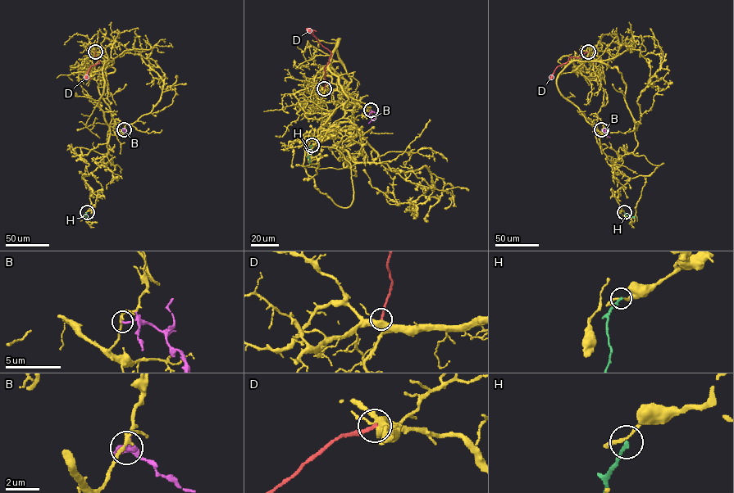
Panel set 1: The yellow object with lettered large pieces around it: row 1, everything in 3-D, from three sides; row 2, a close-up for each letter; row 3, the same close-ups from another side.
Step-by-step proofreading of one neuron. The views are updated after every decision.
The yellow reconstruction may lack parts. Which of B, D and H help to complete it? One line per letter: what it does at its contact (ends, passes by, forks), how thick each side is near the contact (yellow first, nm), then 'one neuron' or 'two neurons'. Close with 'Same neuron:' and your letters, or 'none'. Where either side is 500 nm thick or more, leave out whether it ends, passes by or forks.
B: it ends | 180/220 nm | two neurons
D: it ends | 440/220 nm | two neurons
H: it ends | 180/190 nm | two neurons
Same neuron: none

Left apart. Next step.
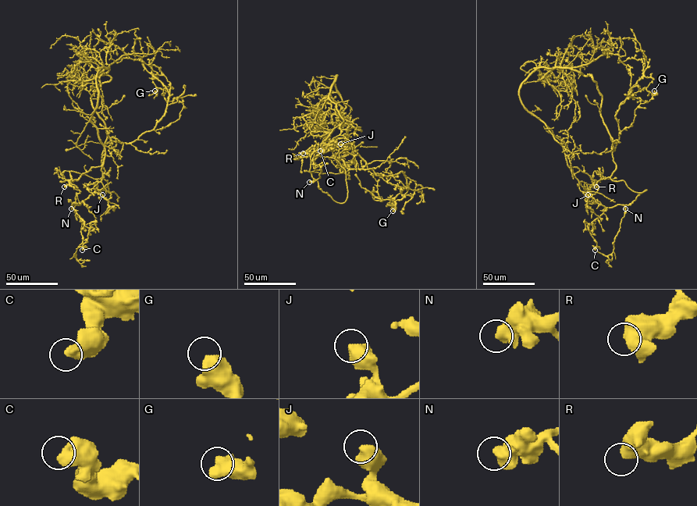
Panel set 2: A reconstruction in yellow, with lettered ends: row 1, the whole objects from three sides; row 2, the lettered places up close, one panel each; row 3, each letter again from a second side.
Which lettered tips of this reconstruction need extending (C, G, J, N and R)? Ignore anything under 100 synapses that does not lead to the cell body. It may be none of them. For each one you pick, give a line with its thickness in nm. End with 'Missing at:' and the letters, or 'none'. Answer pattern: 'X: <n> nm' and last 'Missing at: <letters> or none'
Missing at: none

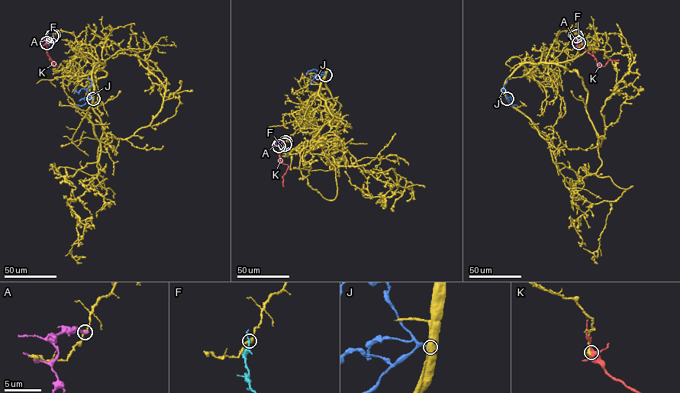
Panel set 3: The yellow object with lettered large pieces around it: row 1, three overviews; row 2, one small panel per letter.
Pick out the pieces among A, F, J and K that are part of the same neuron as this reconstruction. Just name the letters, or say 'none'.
none

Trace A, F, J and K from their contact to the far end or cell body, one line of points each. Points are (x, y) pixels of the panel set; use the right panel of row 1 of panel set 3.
A: (575, 35), (578, 41), (575, 47)
F: (576, 36), (588, 40)
J: (507, 98), (505, 90), (501, 88), (503, 92), (507, 91)
K: (578, 43), (596, 59), (599, 66), (604, 66), (609, 60), (619, 59)

